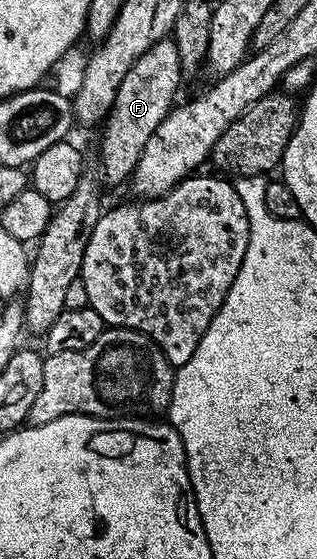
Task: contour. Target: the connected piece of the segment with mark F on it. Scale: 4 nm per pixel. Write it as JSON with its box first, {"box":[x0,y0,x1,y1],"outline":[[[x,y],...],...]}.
{"box":[98,37,184,183],"outline":[[[170,37],[156,41],[156,45],[152,45],[152,49],[141,55],[132,69],[128,69],[101,128],[98,163],[102,166],[103,180],[106,178],[110,183],[122,183],[133,176],[140,153],[144,153],[144,145],[148,145],[148,137],[156,133],[156,125],[160,125],[171,107],[175,106],[182,78],[184,72],[180,65],[180,53]]]}

